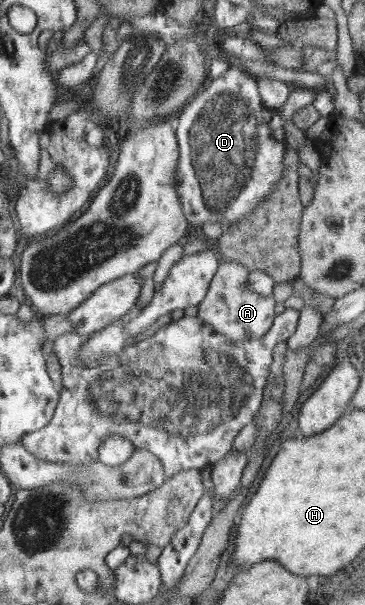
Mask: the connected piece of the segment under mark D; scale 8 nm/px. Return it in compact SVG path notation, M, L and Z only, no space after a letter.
M233 66L225 76L207 81L204 91L183 108L176 129L180 142L176 184L189 222L235 224L255 212L274 193L285 171L283 163L289 145L286 122L295 118L297 110L313 104L315 90L317 88L295 87L285 105L272 109L264 105L257 77L240 66Z

